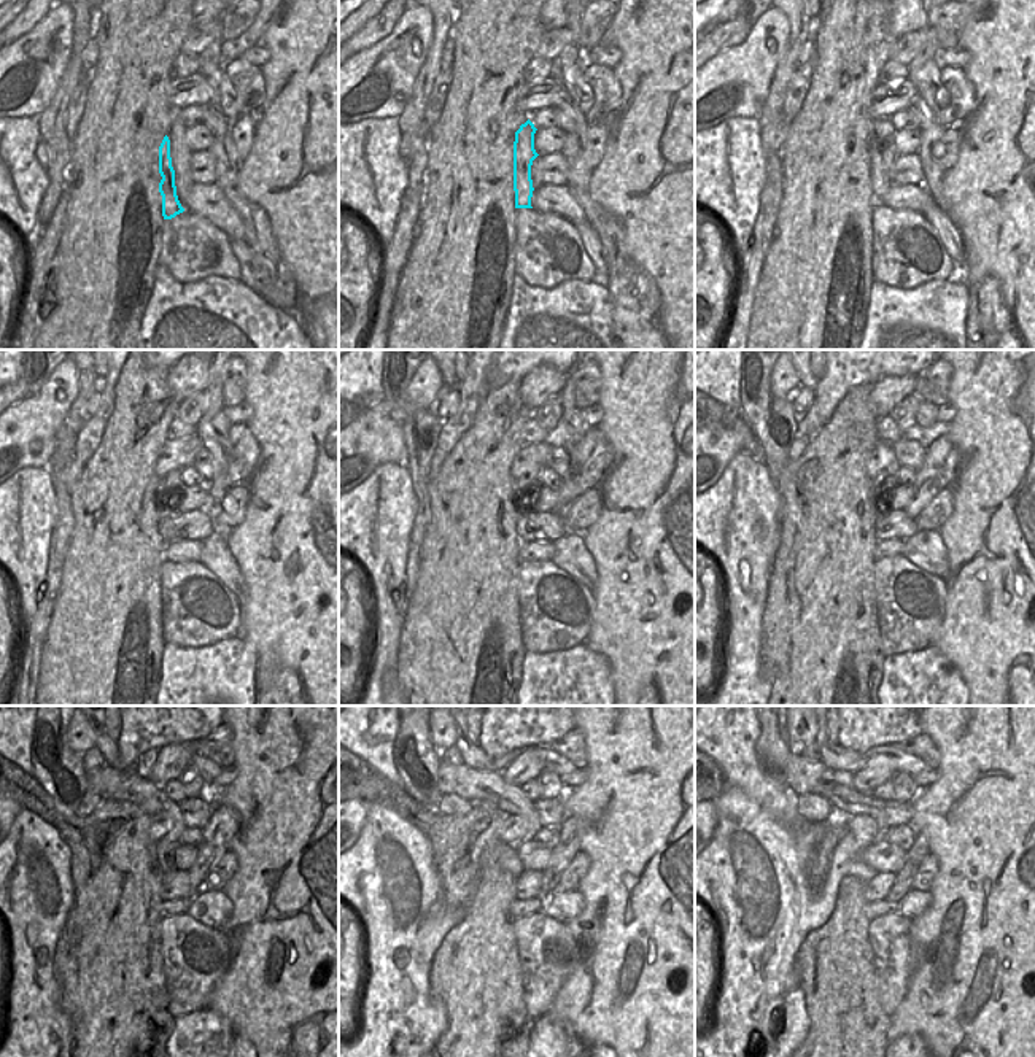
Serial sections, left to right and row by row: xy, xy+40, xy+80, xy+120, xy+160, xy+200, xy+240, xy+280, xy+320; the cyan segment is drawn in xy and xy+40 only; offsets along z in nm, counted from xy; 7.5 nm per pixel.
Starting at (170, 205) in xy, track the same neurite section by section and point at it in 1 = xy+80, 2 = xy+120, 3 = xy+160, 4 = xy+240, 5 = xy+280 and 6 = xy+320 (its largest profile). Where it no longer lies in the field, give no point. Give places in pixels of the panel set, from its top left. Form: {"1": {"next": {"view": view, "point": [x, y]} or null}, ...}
{"1": {"next": {"view": "xy+80", "point": [881, 153]}}, "2": {"next": {"view": "xy+120", "point": [170, 482]}}, "3": {"next": {"view": "xy+160", "point": [530, 479]}}, "4": {"next": {"view": "xy+240", "point": [112, 782]}}, "5": {"next": {"view": "xy+280", "point": [474, 785]}}, "6": {"next": {"view": "xy+320", "point": [803, 776]}}}

